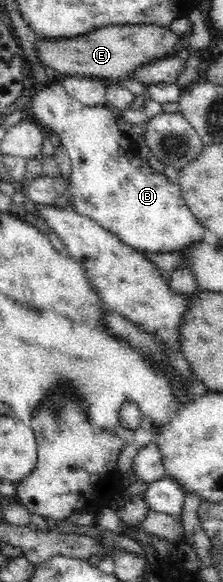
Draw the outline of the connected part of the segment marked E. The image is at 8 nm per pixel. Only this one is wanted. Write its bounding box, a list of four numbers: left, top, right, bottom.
[35,25,181,79]

